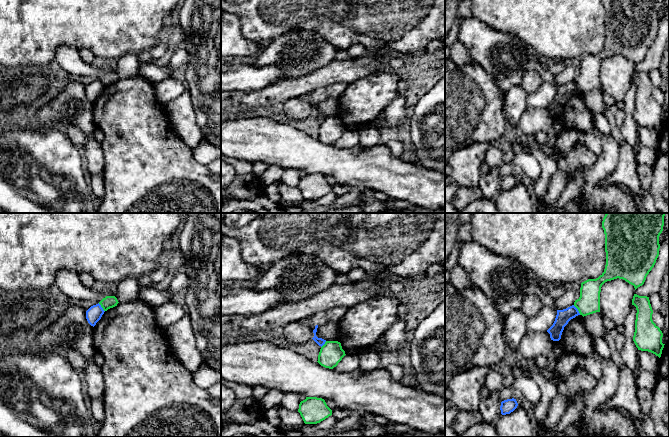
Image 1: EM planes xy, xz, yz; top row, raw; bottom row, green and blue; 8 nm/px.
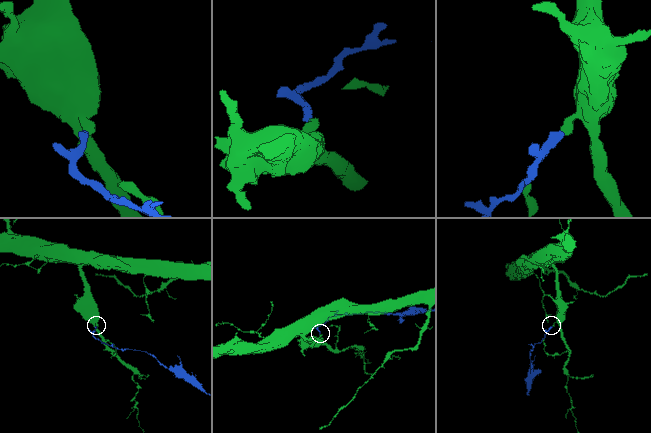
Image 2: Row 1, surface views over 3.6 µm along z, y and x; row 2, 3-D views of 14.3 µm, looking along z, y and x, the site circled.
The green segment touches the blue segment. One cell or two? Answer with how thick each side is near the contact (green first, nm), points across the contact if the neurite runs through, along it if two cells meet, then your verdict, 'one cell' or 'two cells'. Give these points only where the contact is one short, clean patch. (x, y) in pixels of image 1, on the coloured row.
calibres 180 and 110 nm; border yz (573, 305), (580, 314); two cells

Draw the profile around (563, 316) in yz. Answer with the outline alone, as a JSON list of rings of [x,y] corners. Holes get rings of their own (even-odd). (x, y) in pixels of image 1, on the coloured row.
[[[574,305],[563,310],[557,310],[555,321],[553,325],[547,330],[547,332],[550,334],[551,340],[559,341],[561,339],[564,327],[571,319],[578,315],[580,315],[580,313]]]

